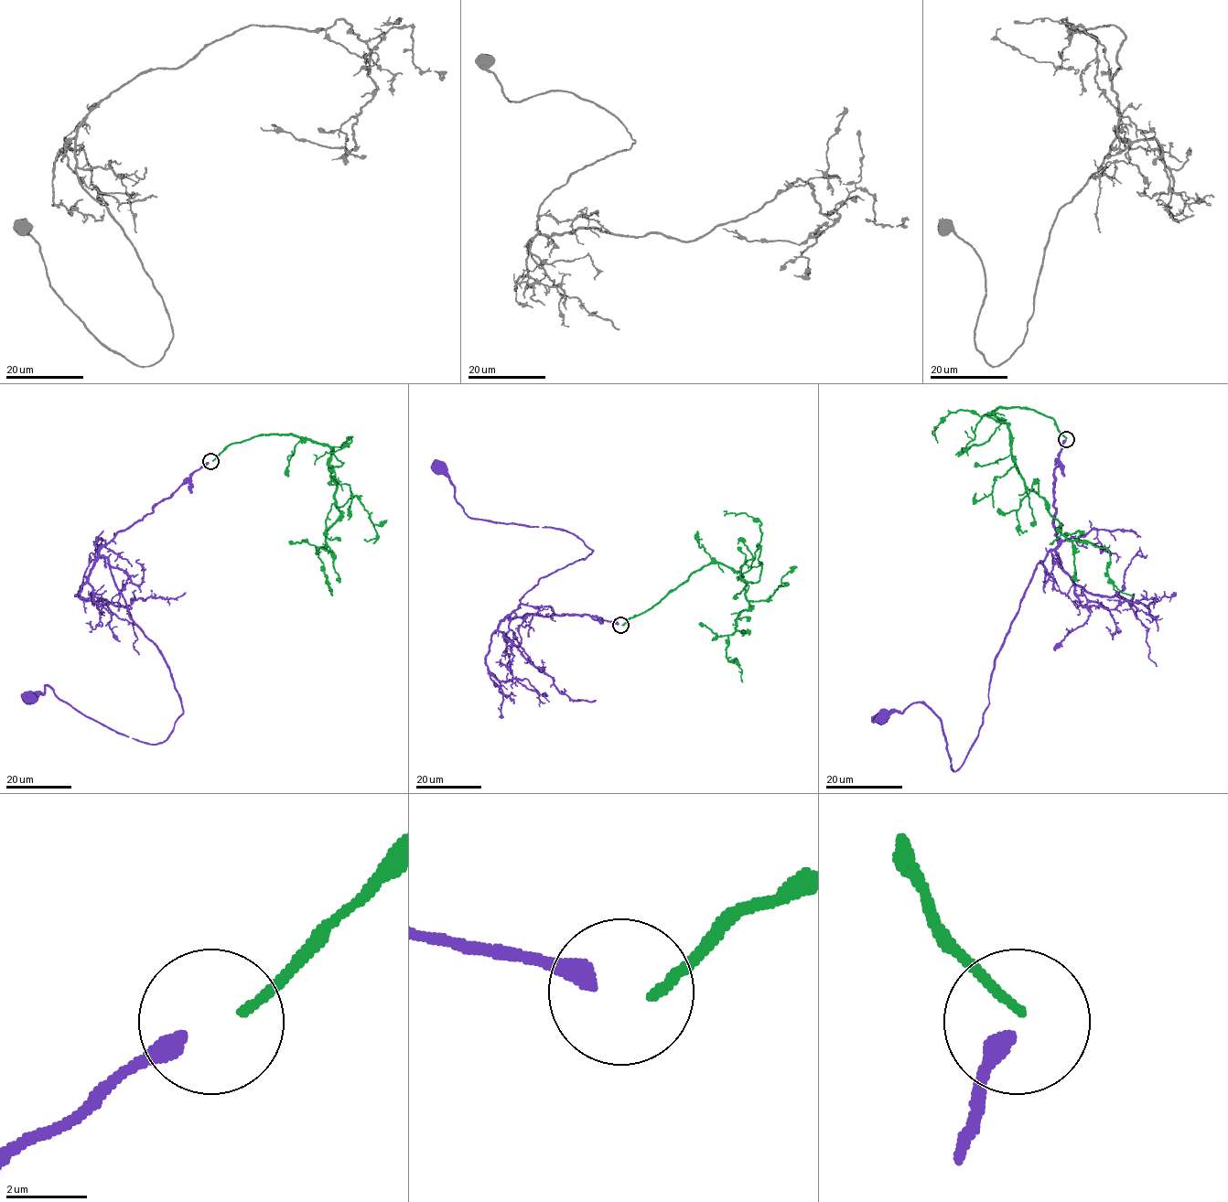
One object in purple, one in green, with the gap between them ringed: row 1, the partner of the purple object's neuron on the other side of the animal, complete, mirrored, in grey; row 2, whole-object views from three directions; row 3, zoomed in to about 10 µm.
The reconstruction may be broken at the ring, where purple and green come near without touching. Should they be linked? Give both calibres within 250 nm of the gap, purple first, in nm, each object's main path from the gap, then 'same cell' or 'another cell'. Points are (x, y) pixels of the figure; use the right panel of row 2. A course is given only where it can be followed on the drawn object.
440 nm thick on the purple side, 240 nm on the other; purple runs (1065, 440), (1053, 473), (1058, 544), (1020, 601), (964, 762), (951, 768), (941, 720), (920, 702), (883, 718); green runs (1066, 438), (1027, 407), (994, 413), (1060, 531), (1109, 551), (1108, 579), (1133, 596); another cell

